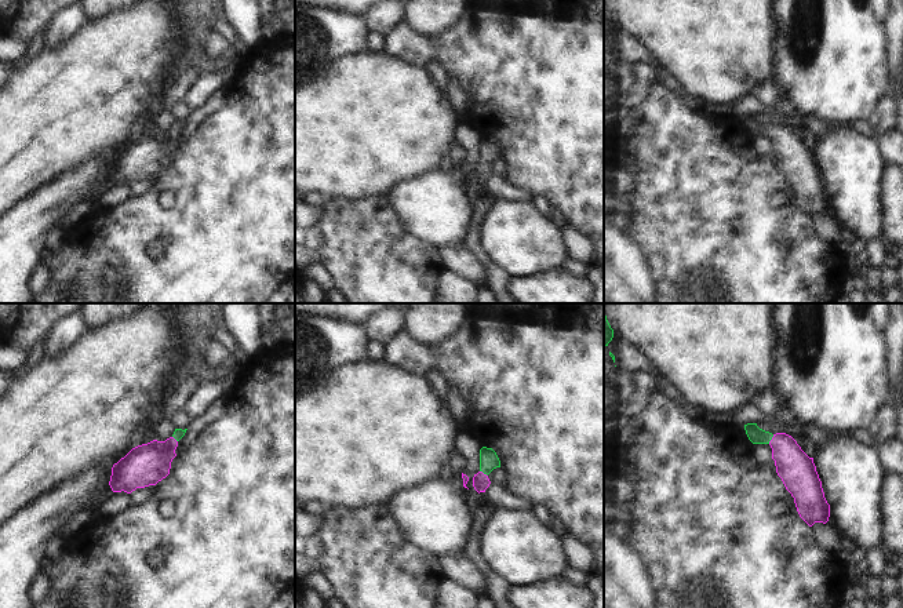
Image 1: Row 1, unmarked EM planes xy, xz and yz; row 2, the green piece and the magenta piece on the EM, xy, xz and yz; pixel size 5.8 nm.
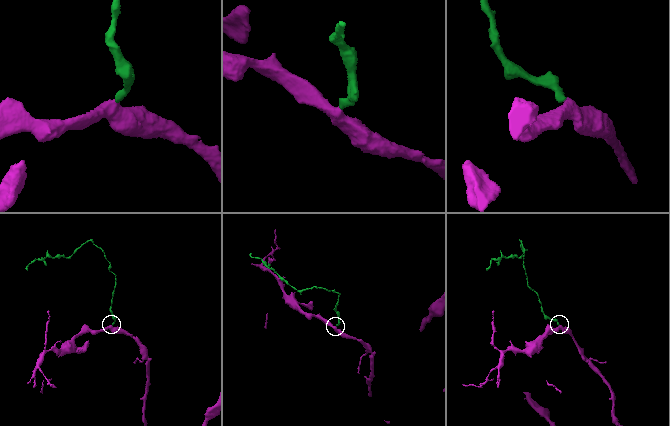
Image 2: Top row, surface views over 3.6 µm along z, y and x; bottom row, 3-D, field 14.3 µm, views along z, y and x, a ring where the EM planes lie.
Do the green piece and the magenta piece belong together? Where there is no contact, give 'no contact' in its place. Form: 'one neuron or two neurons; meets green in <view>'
one neuron; meets green in yz

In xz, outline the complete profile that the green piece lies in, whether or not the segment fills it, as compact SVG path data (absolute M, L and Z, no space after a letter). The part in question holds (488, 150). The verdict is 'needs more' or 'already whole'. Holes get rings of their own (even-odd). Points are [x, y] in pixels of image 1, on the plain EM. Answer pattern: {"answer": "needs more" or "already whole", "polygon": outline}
{"answer": "needs more", "polygon": "M483 138L480 141L480 163L473 168L473 178L478 185L485 183L489 178L488 165L496 159L500 159L496 143L492 139Z"}

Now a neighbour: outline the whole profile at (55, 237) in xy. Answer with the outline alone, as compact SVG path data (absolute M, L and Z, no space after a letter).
M65 227L48 229L45 233L47 233L47 247L50 251L54 251L59 248L59 245L63 243L66 229Z

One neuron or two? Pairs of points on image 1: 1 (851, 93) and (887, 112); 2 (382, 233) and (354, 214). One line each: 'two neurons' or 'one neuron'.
1: two neurons
2: one neuron

